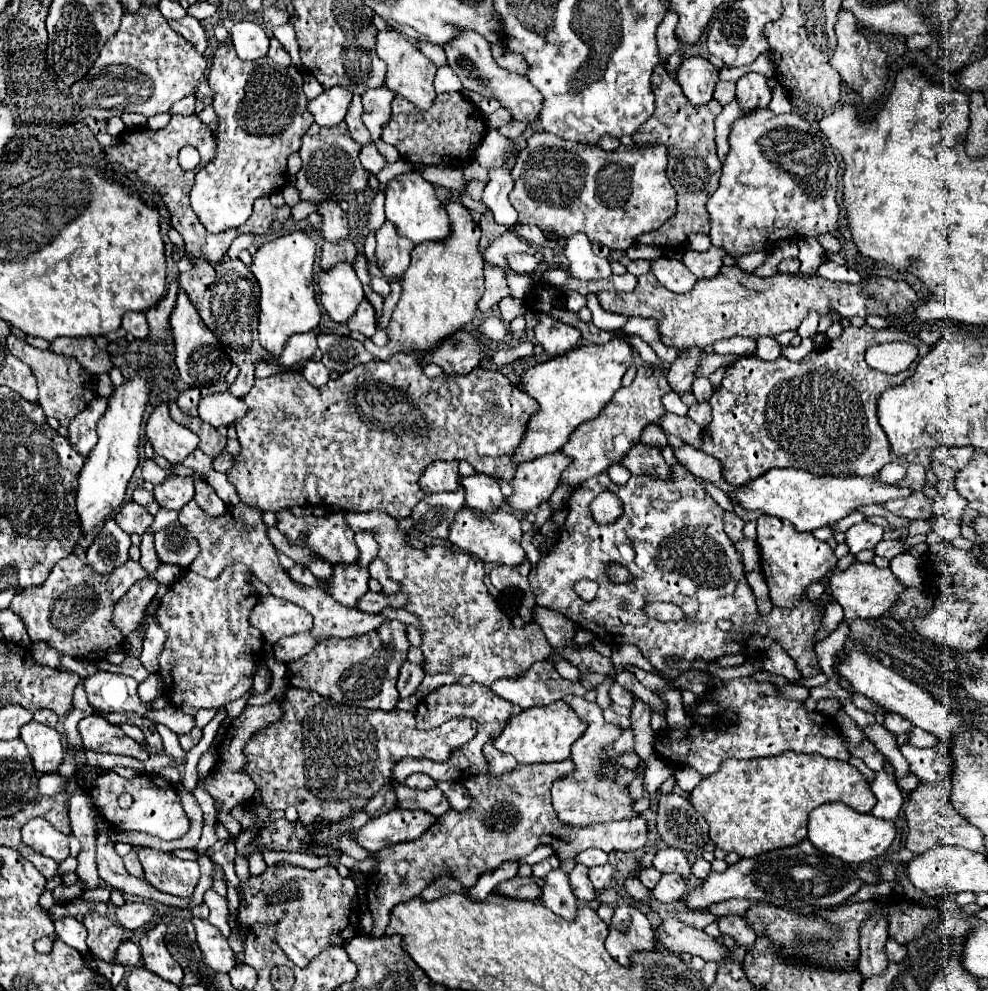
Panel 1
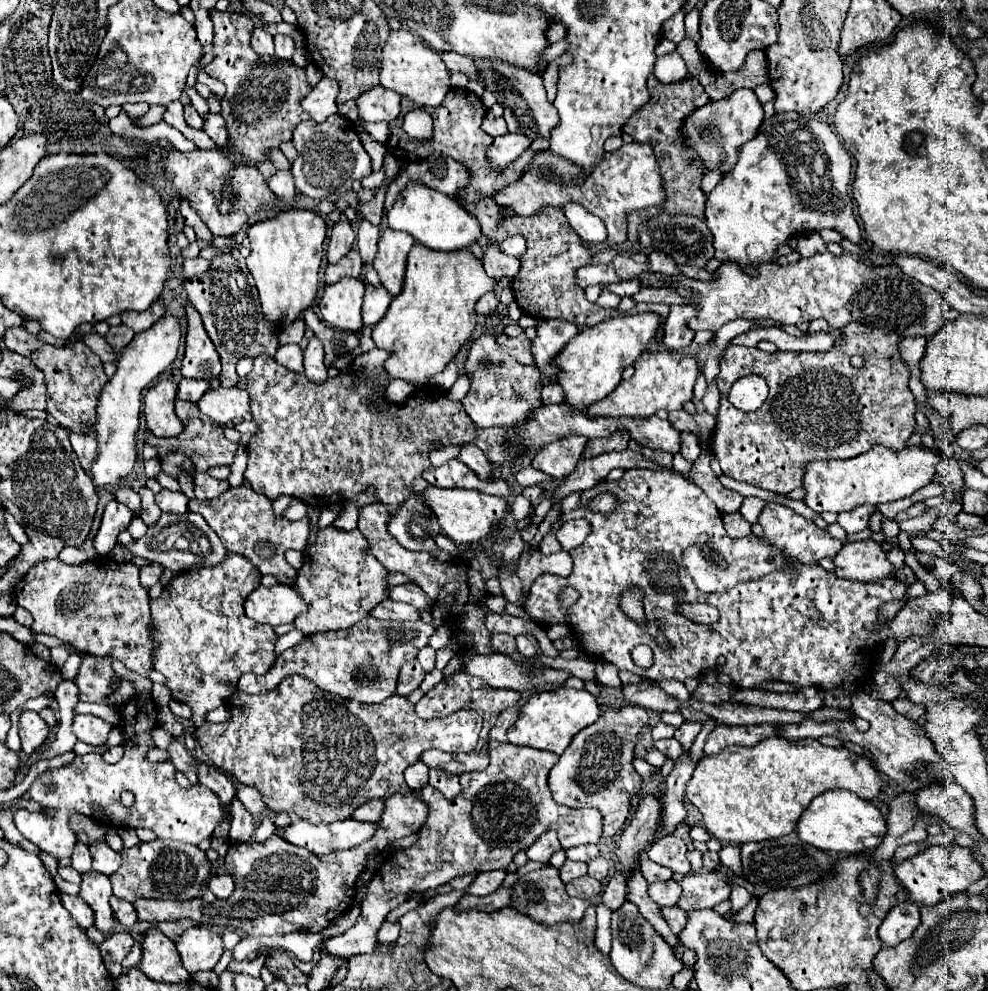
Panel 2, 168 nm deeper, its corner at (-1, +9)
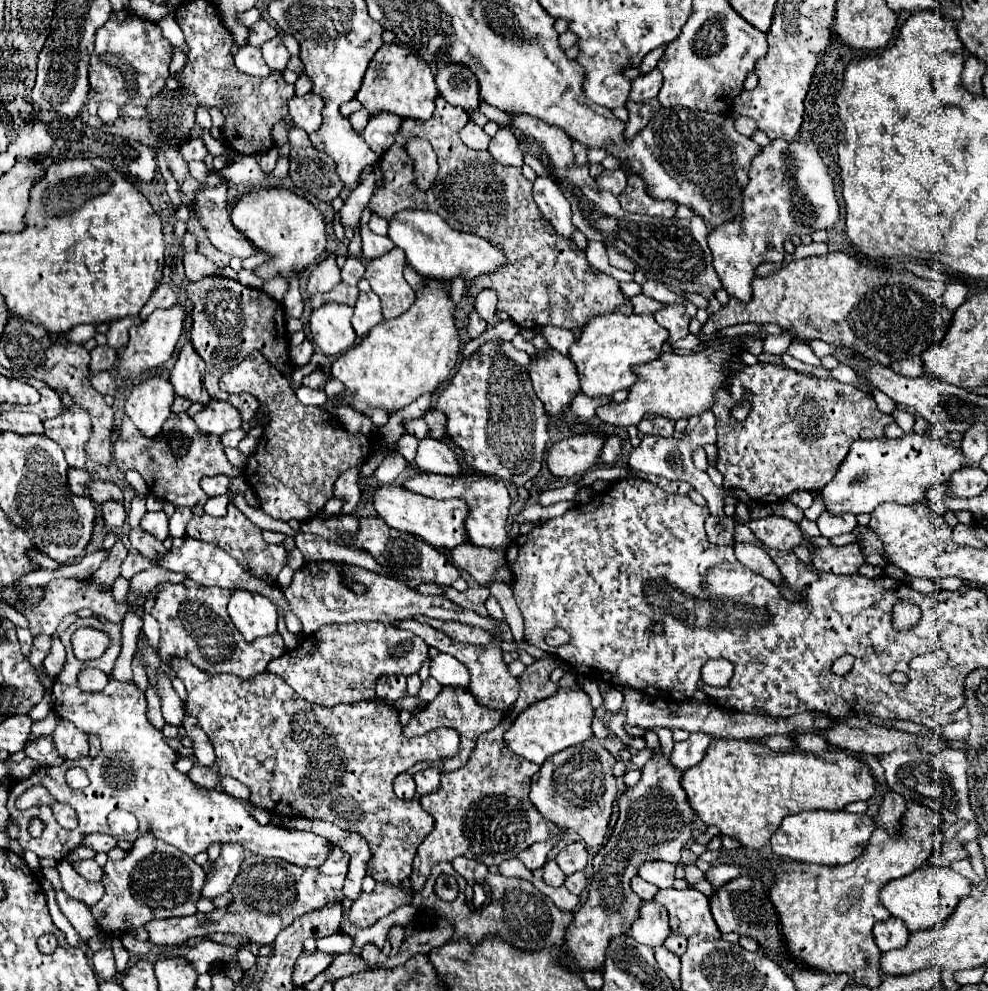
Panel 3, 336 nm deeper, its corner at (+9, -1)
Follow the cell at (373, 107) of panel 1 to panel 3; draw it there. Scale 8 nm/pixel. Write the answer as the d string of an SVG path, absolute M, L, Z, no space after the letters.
M374 115L374 119L370 119L364 129L364 141L380 157L394 145L394 135L400 131L400 125L402 119L398 119L398 115Z

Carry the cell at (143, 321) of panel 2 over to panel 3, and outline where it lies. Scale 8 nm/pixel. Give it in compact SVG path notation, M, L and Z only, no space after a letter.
M126 317L126 319L114 321L114 323L110 325L110 331L106 333L106 337L108 337L108 345L110 345L112 349L116 349L116 351L124 349L124 345L128 343L128 329L130 329L132 323L136 323L136 319Z

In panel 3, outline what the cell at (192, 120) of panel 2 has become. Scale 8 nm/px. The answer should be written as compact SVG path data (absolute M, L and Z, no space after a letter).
M190 139L190 143L186 143L186 147L180 149L180 153L184 161L204 161L204 157L208 155L208 149L202 139Z

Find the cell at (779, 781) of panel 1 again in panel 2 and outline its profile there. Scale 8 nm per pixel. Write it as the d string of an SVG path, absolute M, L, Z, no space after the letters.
M768 737L760 741L756 747L728 747L716 757L704 757L686 785L686 795L690 803L702 813L702 821L708 833L722 841L722 843L748 843L748 841L766 841L788 835L796 831L796 823L800 815L806 811L810 801L820 795L822 791L830 789L846 789L856 793L860 799L874 799L880 789L882 781L878 771L874 769L868 757L860 757L848 749L832 749L824 747L816 739L800 739L788 741L784 737Z

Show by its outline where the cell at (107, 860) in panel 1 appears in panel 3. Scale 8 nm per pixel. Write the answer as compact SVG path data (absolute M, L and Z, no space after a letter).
M86 859L86 861L74 861L72 863L74 869L78 871L78 875L82 875L86 881L100 881L102 879L102 867L94 861L94 859Z

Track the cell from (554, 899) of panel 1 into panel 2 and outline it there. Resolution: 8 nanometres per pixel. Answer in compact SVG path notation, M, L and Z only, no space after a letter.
M546 865L542 869L536 869L532 873L520 875L520 879L514 883L512 887L514 897L510 907L514 907L516 911L532 917L534 921L540 923L562 923L562 921L580 921L584 917L586 907L590 905L590 901L586 899L578 899L578 897L570 897L566 893L564 881L560 879L560 871L552 865Z

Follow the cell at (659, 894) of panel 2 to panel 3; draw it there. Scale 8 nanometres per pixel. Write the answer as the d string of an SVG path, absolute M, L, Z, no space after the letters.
M646 901L642 905L642 915L634 921L630 933L638 943L648 945L652 949L662 945L666 941L666 937L670 935L666 909L658 907L658 903L654 903L654 901Z

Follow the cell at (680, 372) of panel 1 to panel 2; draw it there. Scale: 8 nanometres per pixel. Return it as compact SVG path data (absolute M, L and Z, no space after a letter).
M672 305L670 315L664 323L664 345L670 351L682 351L692 345L694 331L686 327L686 321L696 315L696 309L690 305Z

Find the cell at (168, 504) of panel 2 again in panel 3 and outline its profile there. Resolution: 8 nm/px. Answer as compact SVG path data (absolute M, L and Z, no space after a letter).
M164 511L146 513L146 515L142 517L142 521L140 521L140 527L142 527L146 533L154 535L156 539L160 539L160 541L164 541L164 539L168 537L168 517L166 517Z

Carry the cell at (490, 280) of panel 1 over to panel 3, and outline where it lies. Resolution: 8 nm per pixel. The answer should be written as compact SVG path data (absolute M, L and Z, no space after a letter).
M473 308L469 321L467 324L467 332L468 335L470 335L470 339L474 339L474 337L478 337L478 335L482 335L484 331L487 328L487 323L485 320L483 320L478 313L476 313L476 310Z

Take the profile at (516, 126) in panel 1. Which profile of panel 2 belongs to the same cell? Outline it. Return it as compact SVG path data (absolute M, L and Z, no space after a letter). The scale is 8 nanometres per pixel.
M488 113L488 115L484 117L484 131L486 131L490 137L504 135L504 133L508 133L508 129L506 129L506 121L504 121L502 117L496 119L492 113Z

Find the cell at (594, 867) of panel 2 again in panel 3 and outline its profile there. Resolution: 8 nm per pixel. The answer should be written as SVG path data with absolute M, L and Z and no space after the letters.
M570 875L566 879L566 887L574 893L574 895L580 895L582 889L586 887L586 877L584 875Z

